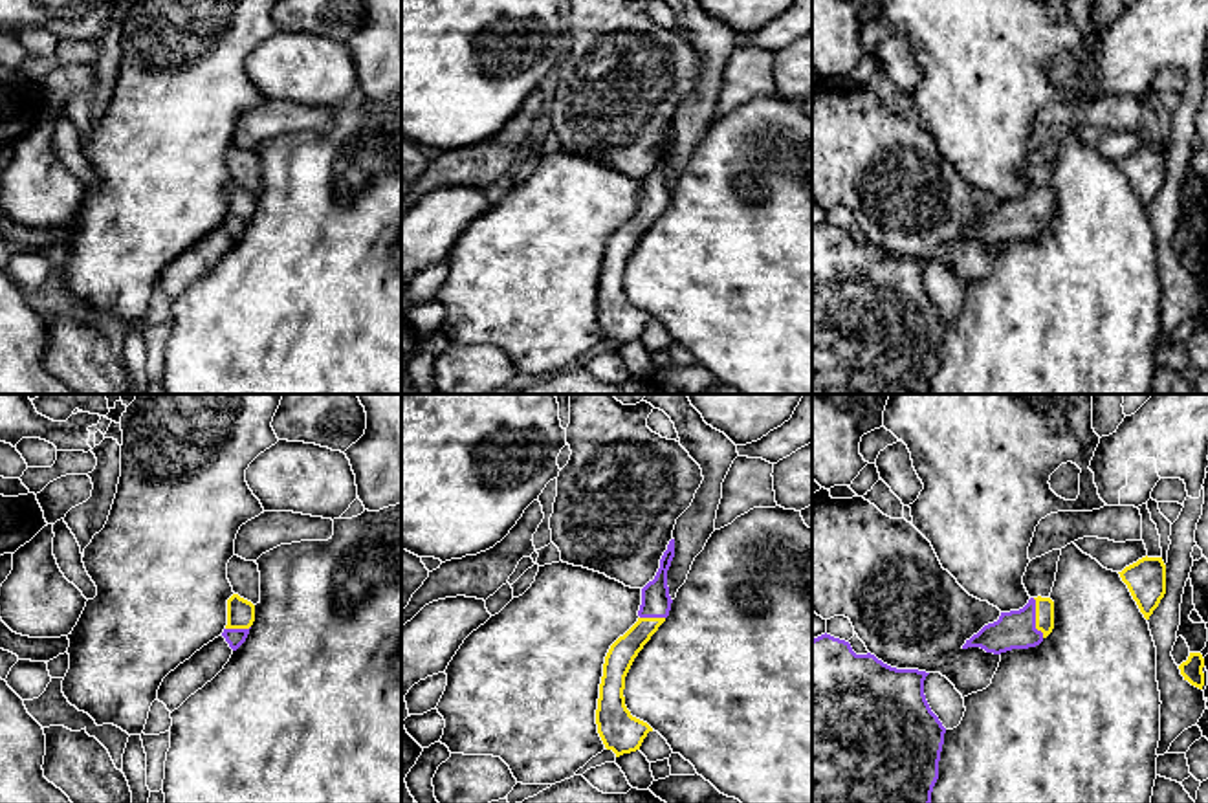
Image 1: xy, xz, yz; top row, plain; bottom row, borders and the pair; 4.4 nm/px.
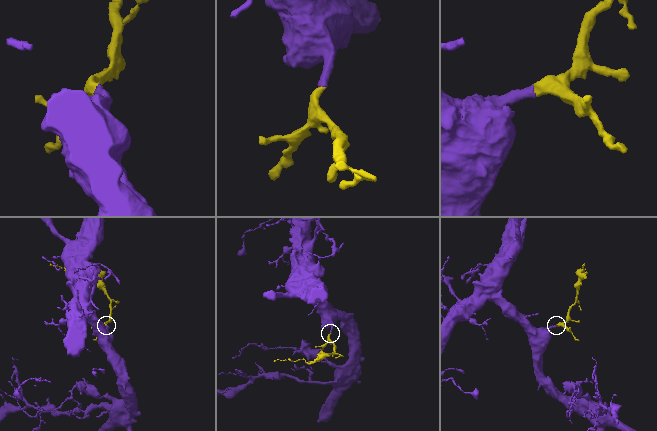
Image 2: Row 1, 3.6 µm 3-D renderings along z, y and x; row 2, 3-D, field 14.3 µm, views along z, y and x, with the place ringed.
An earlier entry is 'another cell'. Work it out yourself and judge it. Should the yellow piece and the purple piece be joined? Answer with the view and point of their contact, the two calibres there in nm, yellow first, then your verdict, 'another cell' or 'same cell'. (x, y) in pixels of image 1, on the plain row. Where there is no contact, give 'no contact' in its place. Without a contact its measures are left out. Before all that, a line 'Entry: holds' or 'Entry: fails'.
Entry: fails
contact yz (1036, 208); calibres 80 and 170 nm; same cell

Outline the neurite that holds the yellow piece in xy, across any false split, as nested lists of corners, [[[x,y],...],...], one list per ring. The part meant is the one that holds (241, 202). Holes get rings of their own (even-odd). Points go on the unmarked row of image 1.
[[[238,183],[227,189],[227,214],[222,222],[233,240],[236,240],[247,227],[255,211],[255,194]]]

